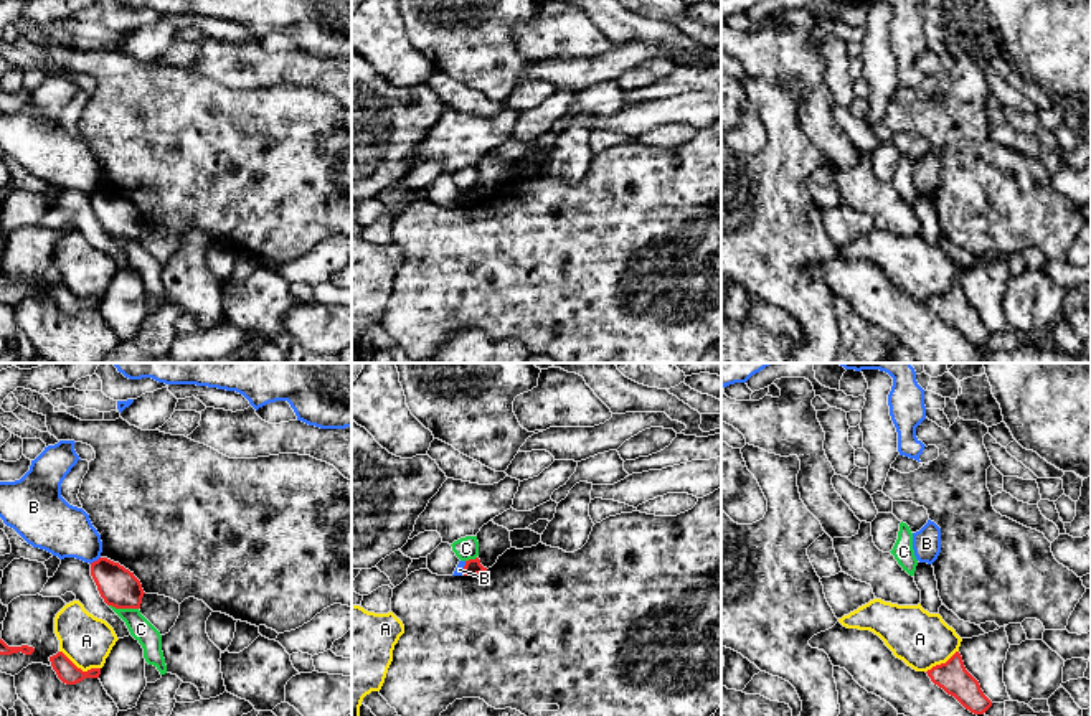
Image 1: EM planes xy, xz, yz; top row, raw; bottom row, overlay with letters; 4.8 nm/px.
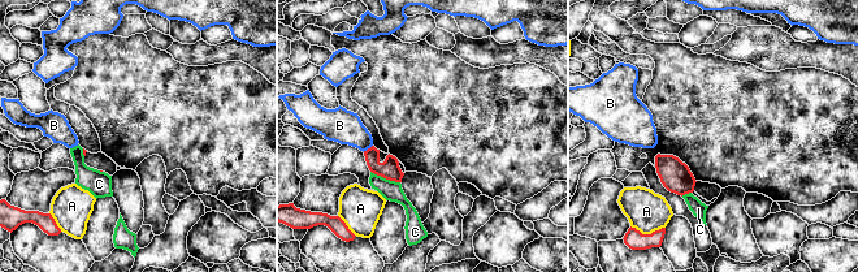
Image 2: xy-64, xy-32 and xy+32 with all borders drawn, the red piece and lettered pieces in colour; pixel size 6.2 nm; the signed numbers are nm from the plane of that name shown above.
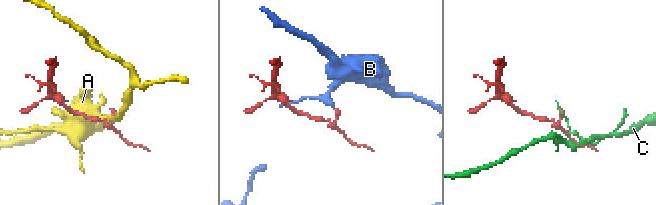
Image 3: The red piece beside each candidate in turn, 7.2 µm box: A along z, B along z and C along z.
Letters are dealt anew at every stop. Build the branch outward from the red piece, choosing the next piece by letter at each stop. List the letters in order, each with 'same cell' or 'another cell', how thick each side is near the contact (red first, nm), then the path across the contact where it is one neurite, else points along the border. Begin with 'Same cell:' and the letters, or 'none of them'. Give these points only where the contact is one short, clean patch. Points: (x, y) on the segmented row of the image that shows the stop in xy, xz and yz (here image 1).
Same cell: none of them
A: another cell; calibres 100 and 240 nm; border xy (60, 650), (83, 670), (99, 668)
B: another cell; calibres 190 and 260 nm; border xy (99, 556), (89, 563)
C: another cell; calibres 190 and 110 nm; border xy (109, 604), (137, 609)

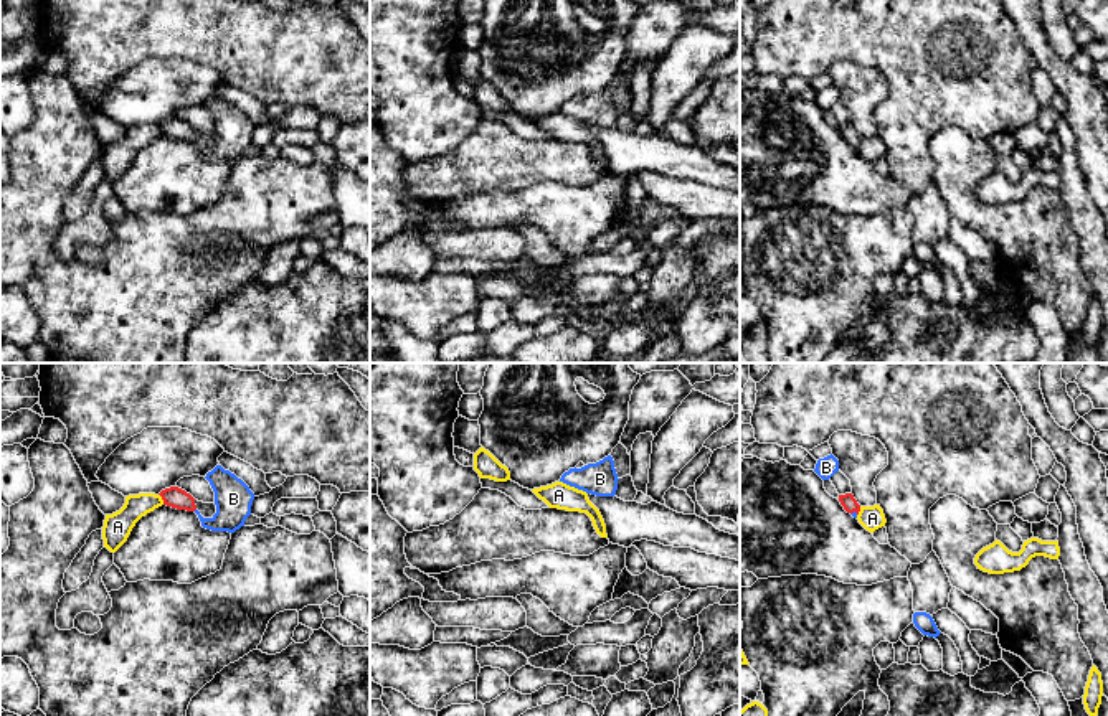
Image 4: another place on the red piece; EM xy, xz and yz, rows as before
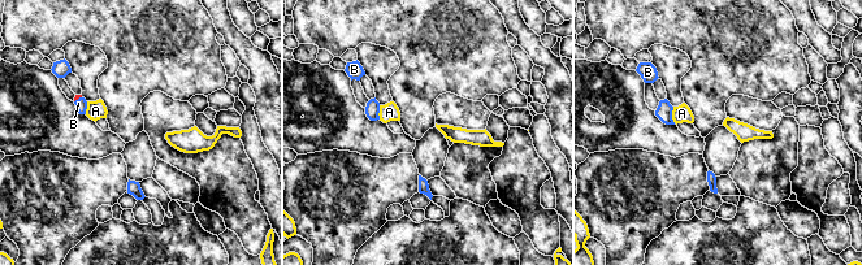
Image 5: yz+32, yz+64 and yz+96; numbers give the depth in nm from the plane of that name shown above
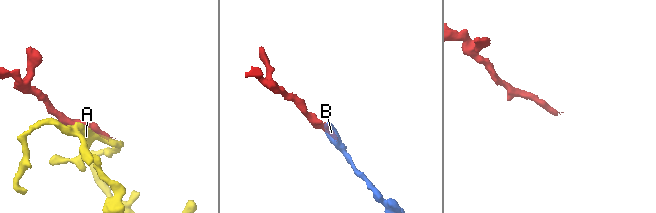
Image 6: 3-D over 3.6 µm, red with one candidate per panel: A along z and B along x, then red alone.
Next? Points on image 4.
Same cell: B
A: another cell; calibres 100 and 130 nm
B: same cell; calibres 70 and 20 nm; way yz (847, 500), (854, 510), (854, 513)

